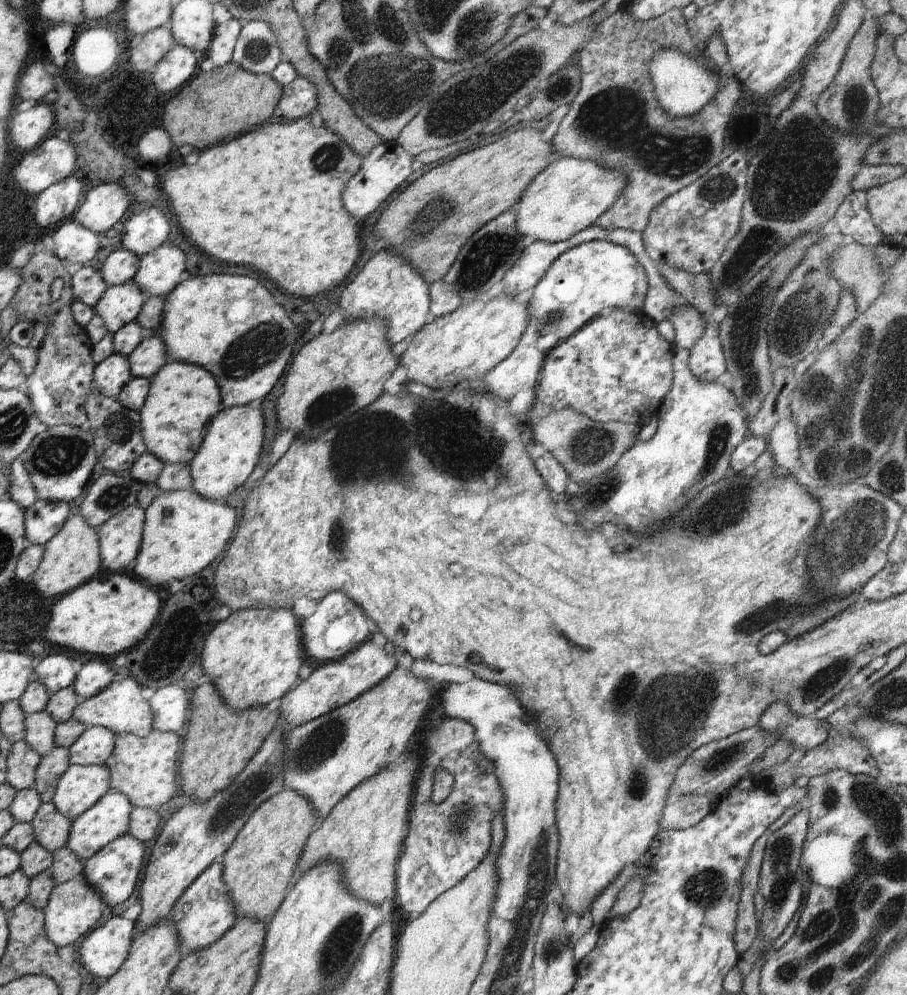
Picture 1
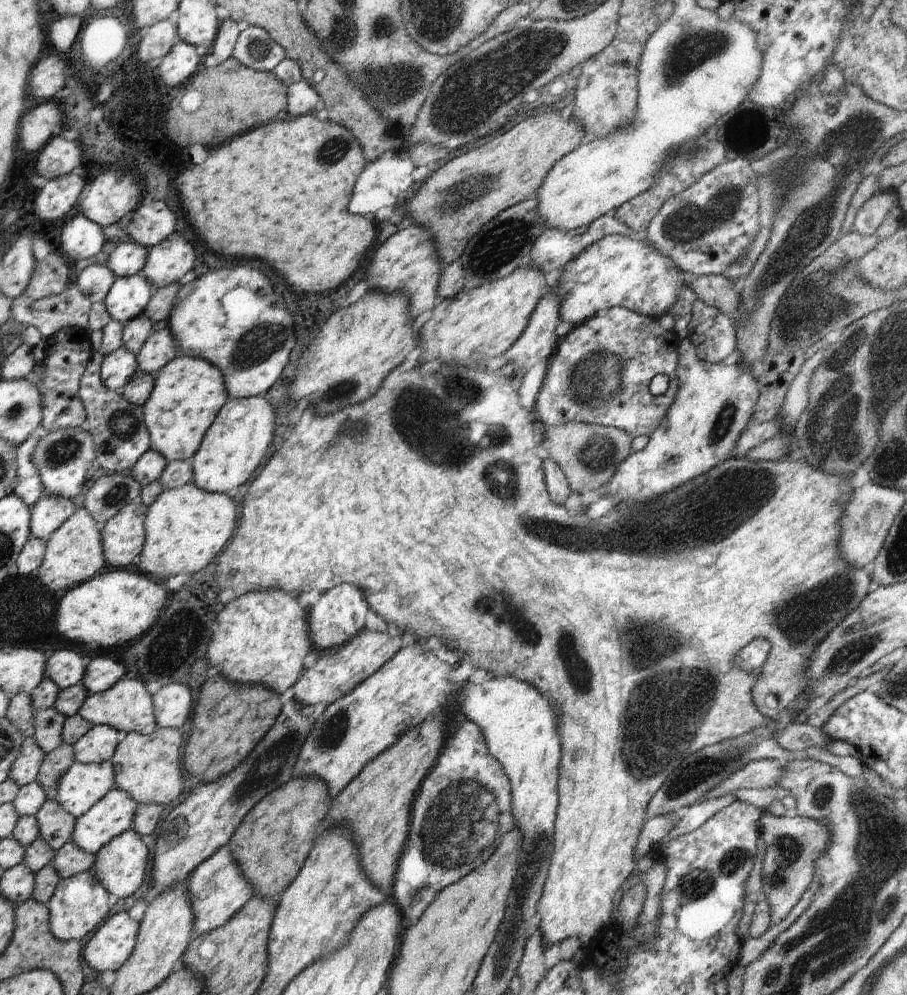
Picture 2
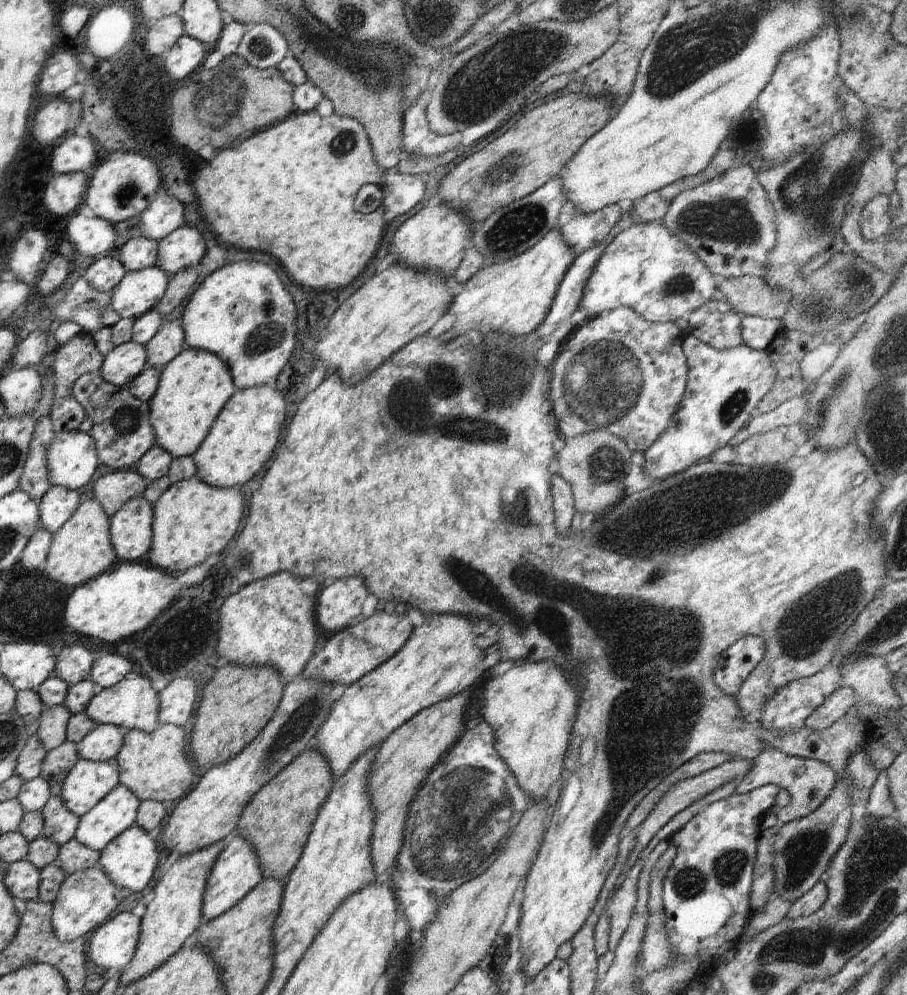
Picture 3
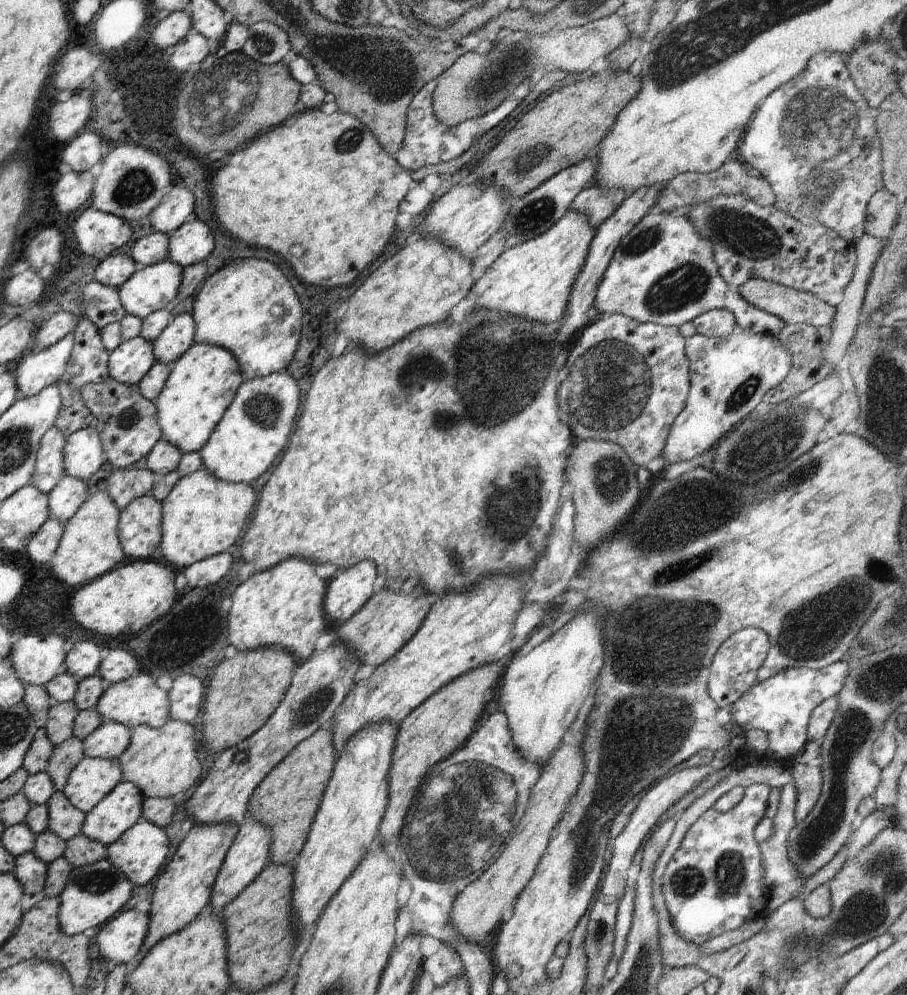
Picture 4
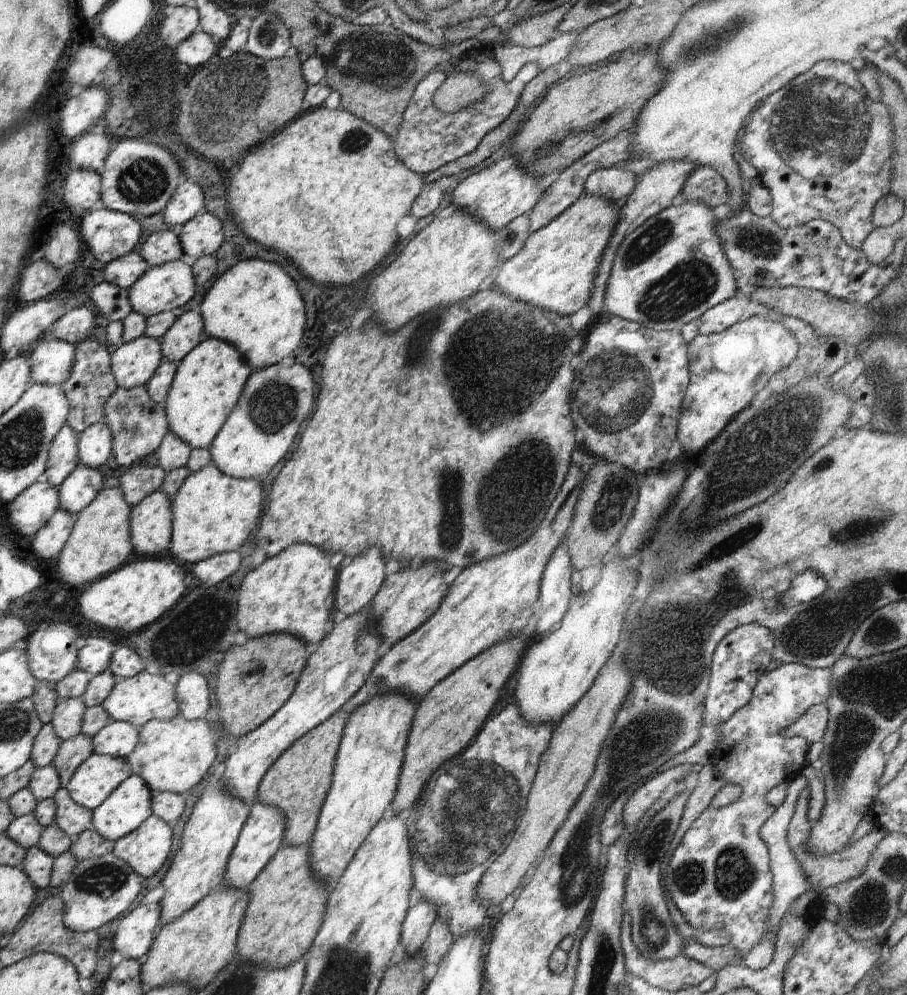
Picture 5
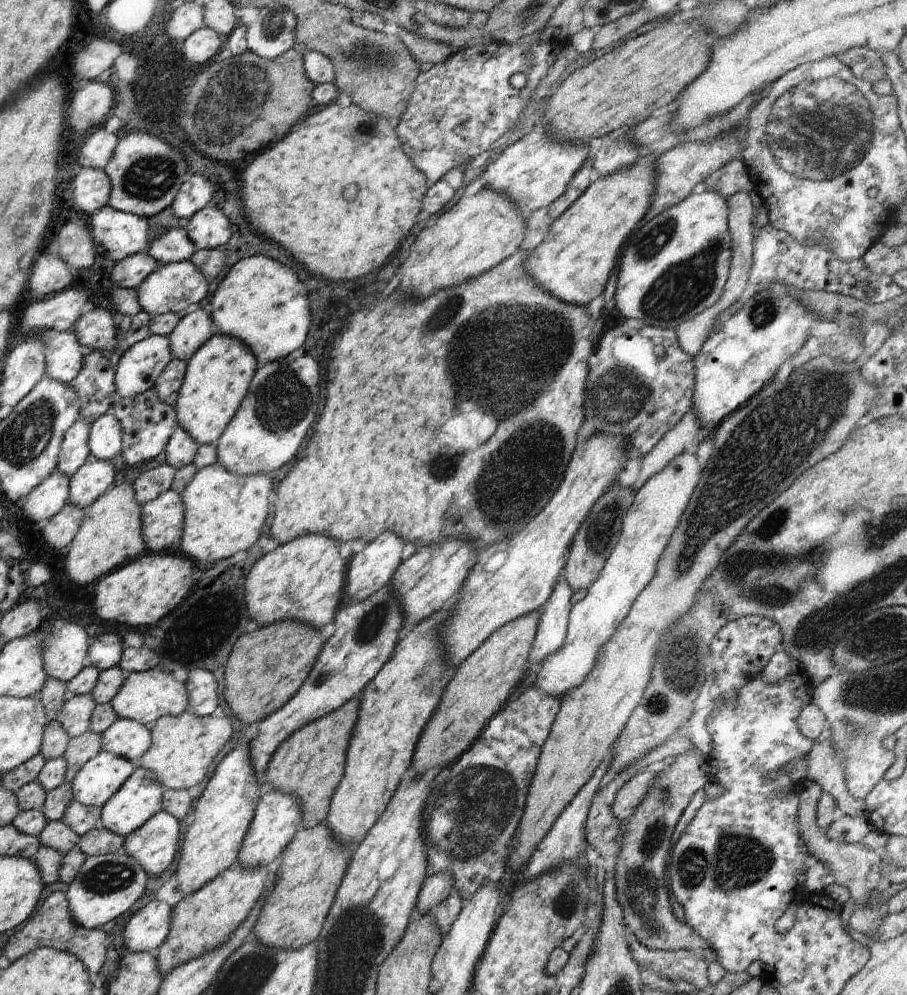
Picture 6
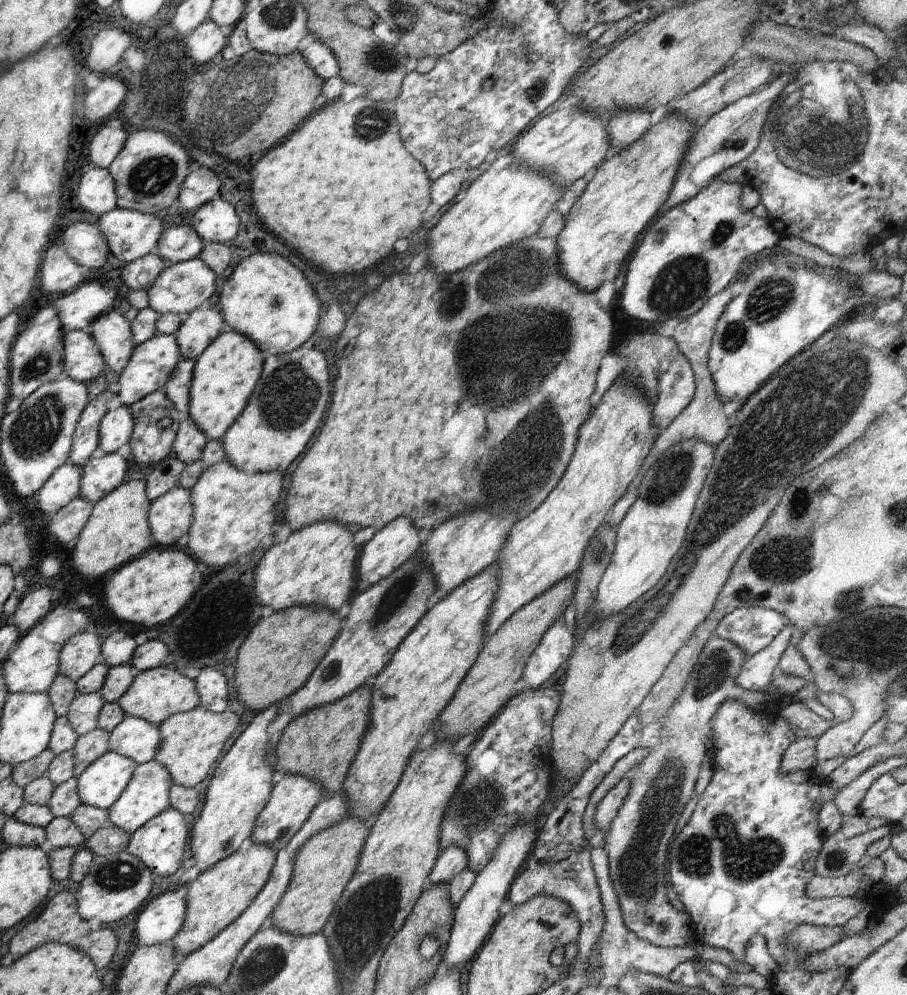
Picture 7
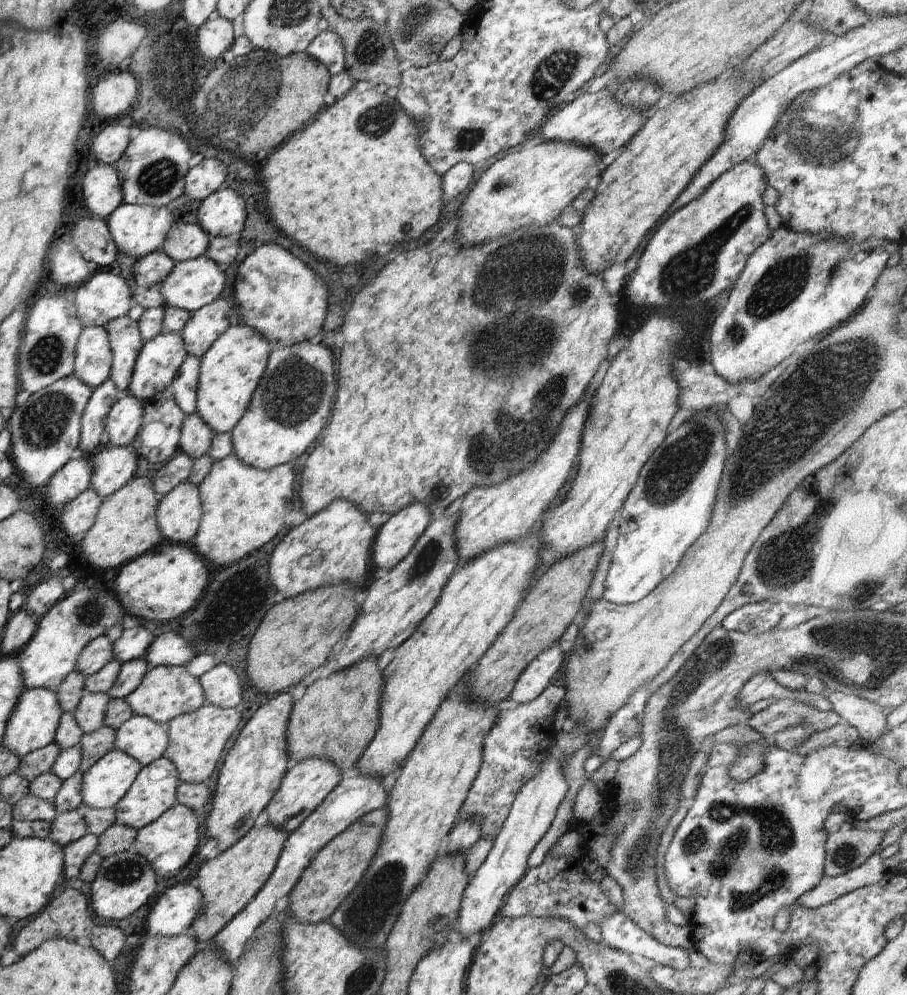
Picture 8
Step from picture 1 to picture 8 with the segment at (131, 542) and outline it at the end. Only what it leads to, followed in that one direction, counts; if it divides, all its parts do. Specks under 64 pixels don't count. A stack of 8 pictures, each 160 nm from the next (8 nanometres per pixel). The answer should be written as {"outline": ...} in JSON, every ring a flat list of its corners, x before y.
{"outline":[[184,482,165,494,157,508,157,525,163,538,190,544,202,518,199,488]]}

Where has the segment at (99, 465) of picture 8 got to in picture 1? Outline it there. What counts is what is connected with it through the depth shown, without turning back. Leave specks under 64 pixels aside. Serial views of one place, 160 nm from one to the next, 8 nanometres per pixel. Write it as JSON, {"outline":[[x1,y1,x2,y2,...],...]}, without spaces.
{"outline":[[38,499,25,510,25,535,32,545,45,545,70,516,68,503]]}

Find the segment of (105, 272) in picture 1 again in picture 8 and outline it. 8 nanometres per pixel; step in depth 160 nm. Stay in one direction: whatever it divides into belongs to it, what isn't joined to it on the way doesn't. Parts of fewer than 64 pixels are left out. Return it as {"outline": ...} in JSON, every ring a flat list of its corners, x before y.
{"outline":[[176,223,170,227,160,250,172,260,189,261,204,255,213,239,198,223]]}

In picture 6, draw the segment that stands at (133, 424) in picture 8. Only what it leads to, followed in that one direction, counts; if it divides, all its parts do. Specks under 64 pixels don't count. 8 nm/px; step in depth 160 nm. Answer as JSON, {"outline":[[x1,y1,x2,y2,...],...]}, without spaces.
{"outline":[[102,415,91,424,88,446,92,458,111,461,122,450,123,432,117,418]]}

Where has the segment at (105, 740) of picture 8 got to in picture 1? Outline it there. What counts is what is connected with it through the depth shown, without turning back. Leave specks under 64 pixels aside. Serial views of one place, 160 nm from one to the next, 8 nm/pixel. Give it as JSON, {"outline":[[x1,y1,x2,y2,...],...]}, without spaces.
{"outline":[[55,746,48,754,41,757,35,770,33,789,40,795,43,803,53,800,58,779,68,770,70,765,69,752,64,747]]}

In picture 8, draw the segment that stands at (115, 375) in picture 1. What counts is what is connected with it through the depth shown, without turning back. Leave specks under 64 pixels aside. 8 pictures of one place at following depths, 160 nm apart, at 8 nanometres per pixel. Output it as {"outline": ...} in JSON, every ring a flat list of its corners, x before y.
{"outline":[[162,333,144,343,136,359,133,373,125,393,135,396,142,402,149,401,156,393,170,388,174,378,177,377,180,365,186,360,189,352,186,350,180,333]]}

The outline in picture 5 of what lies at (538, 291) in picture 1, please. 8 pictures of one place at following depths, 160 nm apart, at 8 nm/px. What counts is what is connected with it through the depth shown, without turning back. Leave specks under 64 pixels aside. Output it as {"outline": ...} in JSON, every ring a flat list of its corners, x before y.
{"outline":[[698,200,686,201,679,206,666,207,628,233,617,250,608,277,605,317,632,321,655,331,678,331,690,321,698,320,708,309,739,294,734,270,715,231,717,222,708,205]]}

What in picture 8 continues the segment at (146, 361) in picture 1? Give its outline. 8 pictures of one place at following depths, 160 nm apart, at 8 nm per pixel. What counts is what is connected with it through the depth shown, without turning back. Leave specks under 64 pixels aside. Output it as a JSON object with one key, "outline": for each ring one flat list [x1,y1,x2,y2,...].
{"outline":[[218,297,210,304,192,311,180,336,190,355,202,358,206,351,232,325,240,324,240,315,233,309,234,299]]}

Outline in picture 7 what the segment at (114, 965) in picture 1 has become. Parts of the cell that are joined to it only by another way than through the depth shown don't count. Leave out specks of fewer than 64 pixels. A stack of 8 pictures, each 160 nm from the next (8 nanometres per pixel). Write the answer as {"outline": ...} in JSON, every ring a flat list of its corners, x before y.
{"outline":[[184,890,160,893,136,918,136,938,139,945,149,947,170,943,184,924,185,910]]}

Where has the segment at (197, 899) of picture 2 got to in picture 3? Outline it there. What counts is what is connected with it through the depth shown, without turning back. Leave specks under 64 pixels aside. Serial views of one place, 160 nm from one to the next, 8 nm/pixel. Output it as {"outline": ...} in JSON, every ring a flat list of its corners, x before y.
{"outline":[[233,834,210,867,202,901,202,924,218,918,236,906,262,879,256,852,245,839]]}

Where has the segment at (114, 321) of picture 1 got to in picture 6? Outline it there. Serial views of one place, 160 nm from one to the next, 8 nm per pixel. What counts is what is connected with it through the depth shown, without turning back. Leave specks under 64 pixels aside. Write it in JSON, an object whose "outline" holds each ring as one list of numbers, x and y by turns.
{"outline":[[180,261,158,267,151,272,135,289,142,311,151,315,178,313,179,310,189,310,208,294,210,281,203,272,190,261]]}

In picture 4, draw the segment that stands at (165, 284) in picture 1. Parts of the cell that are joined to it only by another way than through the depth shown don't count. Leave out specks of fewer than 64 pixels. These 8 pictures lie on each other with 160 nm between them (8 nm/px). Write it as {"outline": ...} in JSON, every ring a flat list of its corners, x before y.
{"outline":[[191,218,188,222,169,232,169,260,181,267,204,261,214,250,214,236,201,220]]}

